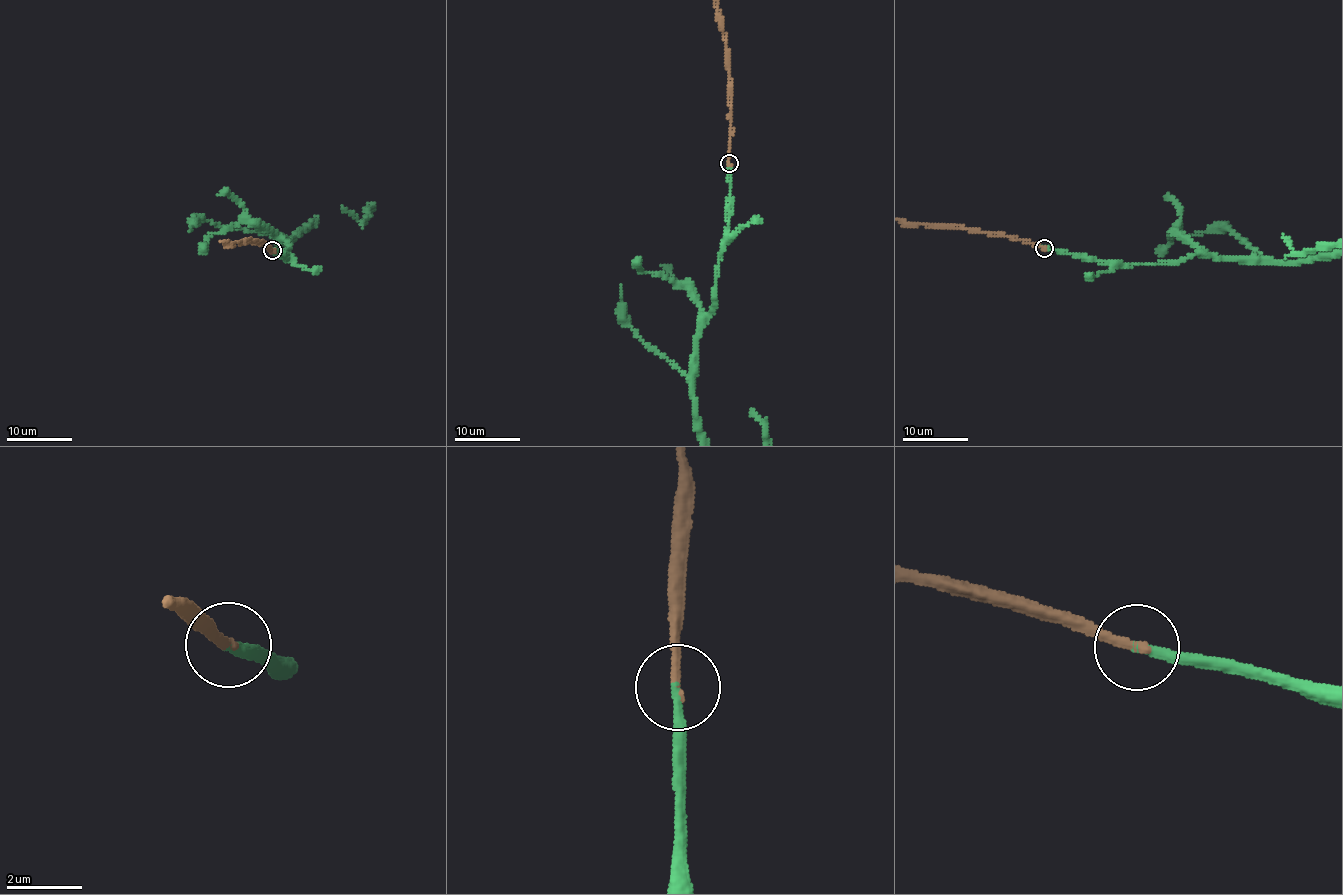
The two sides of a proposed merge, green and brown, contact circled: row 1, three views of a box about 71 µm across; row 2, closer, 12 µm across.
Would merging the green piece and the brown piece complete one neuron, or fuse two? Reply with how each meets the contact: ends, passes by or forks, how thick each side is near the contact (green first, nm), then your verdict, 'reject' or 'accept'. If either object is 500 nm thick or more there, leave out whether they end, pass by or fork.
green ends; brown ends; calibres 260 and 240 nm; accept

